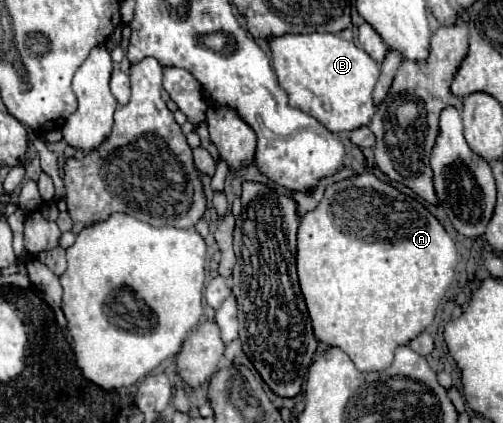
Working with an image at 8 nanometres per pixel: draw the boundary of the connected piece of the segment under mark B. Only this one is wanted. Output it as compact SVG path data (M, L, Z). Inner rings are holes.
M327 32L327 34L285 34L285 36L273 36L273 38L269 38L267 42L269 42L269 48L271 48L273 68L275 68L275 72L277 72L279 84L281 84L281 88L283 88L283 90L287 92L287 96L289 96L289 106L295 106L295 108L311 114L313 118L317 118L317 120L319 120L327 130L331 130L331 132L345 132L345 130L349 132L349 130L361 128L361 126L365 126L365 124L371 122L371 118L373 118L373 114L375 114L375 106L373 106L371 94L373 94L373 88L375 88L375 82L377 82L377 76L379 76L379 64L377 64L363 48L359 48L359 46L353 44L353 42L343 40L343 38L337 36L337 34L329 34L329 32Z

